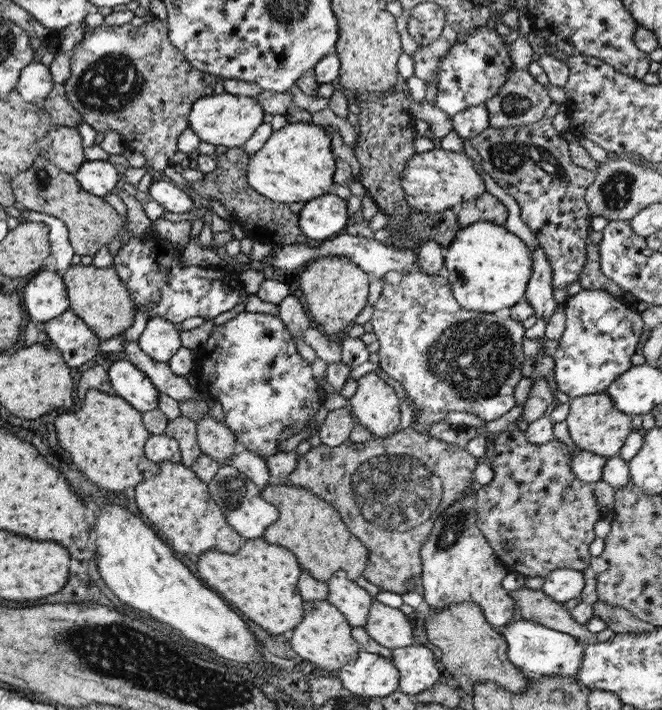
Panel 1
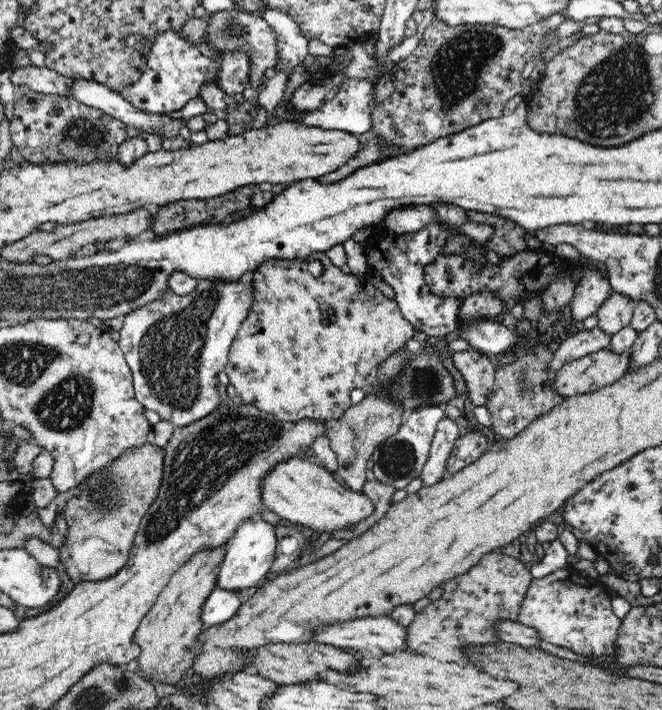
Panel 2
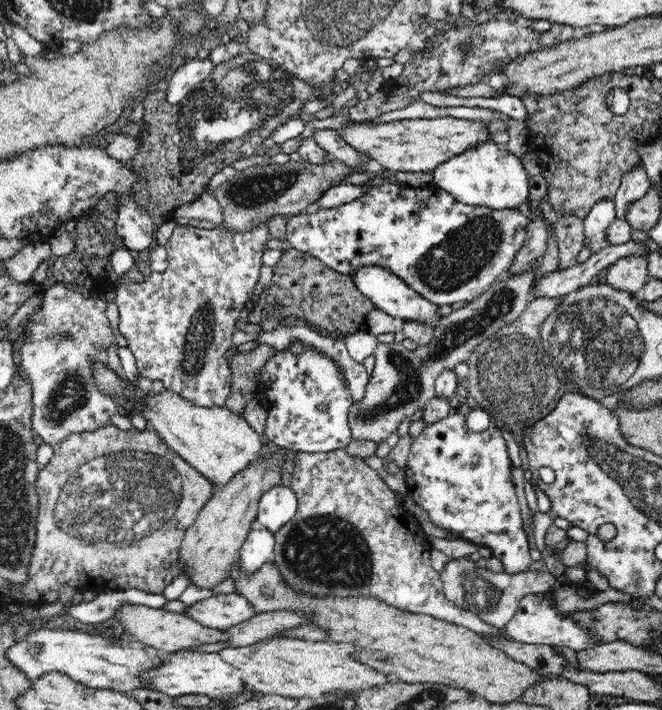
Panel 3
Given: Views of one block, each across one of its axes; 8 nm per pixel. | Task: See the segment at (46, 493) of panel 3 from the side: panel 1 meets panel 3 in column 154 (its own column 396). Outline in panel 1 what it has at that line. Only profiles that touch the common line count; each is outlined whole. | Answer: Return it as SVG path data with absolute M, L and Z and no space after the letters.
M411 425L399 431L395 431L385 438L370 438L362 443L353 443L347 440L345 443L341 443L336 447L327 447L326 445L311 447L307 452L298 456L295 468L286 476L283 483L307 489L321 500L331 505L339 513L339 516L345 523L345 526L351 531L351 534L367 549L367 565L365 565L365 569L363 569L362 576L367 579L369 583L378 587L380 591L392 592L401 596L406 590L406 580L410 578L419 580L420 578L420 546L430 533L434 520L438 518L438 514L444 511L449 504L460 499L468 491L470 484L474 482L472 476L476 464L476 458L467 452L465 448L435 440L432 436L429 436L427 432Z

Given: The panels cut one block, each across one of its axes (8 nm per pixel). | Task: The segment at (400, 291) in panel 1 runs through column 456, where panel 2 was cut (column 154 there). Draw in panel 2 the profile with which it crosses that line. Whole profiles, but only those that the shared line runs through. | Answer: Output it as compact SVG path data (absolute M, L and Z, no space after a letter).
M249 277L229 283L226 283L226 281L200 279L198 286L186 296L172 294L171 291L168 291L167 295L164 295L159 301L154 301L145 307L139 308L138 310L132 311L129 315L126 315L124 318L123 328L119 331L119 347L122 349L127 366L130 368L133 376L136 400L145 409L157 412L160 415L161 420L169 420L172 424L175 424L176 428L196 422L196 420L200 420L200 418L208 416L210 412L214 412L214 408L221 403L220 392L218 392L218 388L216 387L216 384L219 382L218 375L220 372L225 371L230 347L232 346L234 337L240 328L240 324L242 324L246 314L248 314L250 304L252 304L252 285L249 284Z

